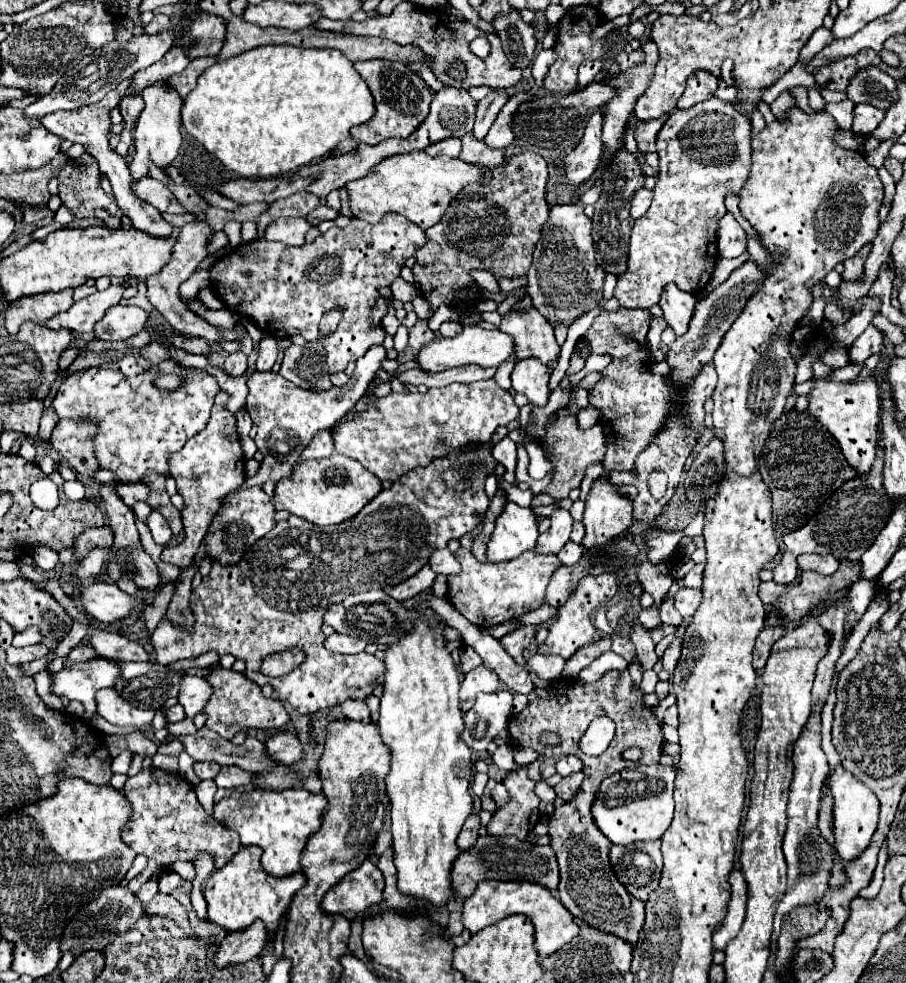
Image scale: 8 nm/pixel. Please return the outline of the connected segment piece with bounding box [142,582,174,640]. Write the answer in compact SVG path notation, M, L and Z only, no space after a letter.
M174 582L166 584L166 586L162 588L162 592L156 596L156 600L154 600L150 606L146 606L146 610L144 610L144 614L142 614L144 624L146 624L146 630L148 630L148 640L150 640L152 632L154 632L154 628L158 626L158 622L166 616L166 606L168 606L168 602L170 602L172 588L174 588Z

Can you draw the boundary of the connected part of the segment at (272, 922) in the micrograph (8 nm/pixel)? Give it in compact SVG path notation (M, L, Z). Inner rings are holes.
M246 846L240 848L240 852L220 870L216 870L208 880L206 880L206 902L208 902L208 920L212 924L218 924L226 932L236 932L248 928L254 920L262 920L268 934L276 934L278 922L288 910L288 904L296 890L300 890L306 884L306 876L302 872L296 872L294 876L284 876L276 878L268 872L264 872L260 864L260 848L256 846Z

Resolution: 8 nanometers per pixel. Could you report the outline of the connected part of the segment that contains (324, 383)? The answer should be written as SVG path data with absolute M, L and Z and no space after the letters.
M306 342L304 346L290 346L284 350L280 374L306 390L328 390L332 388L328 378L326 352L320 342Z

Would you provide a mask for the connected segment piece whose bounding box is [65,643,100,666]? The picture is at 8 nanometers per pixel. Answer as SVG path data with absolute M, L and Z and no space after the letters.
M81 643L69 653L68 662L65 663L65 666L78 662L86 662L97 657L100 657L100 655L90 644Z

